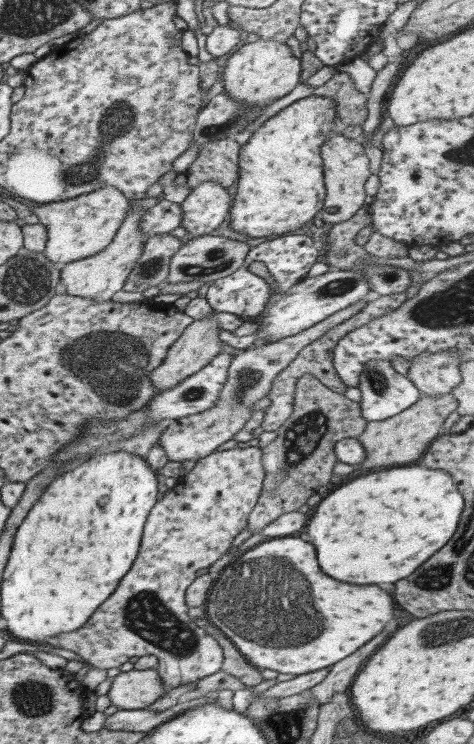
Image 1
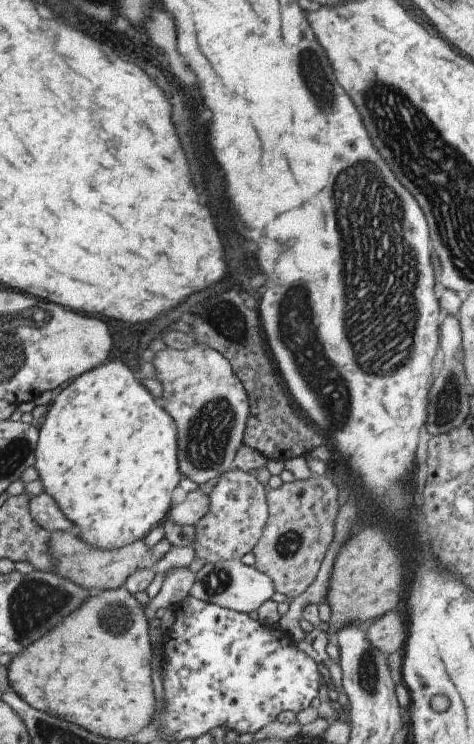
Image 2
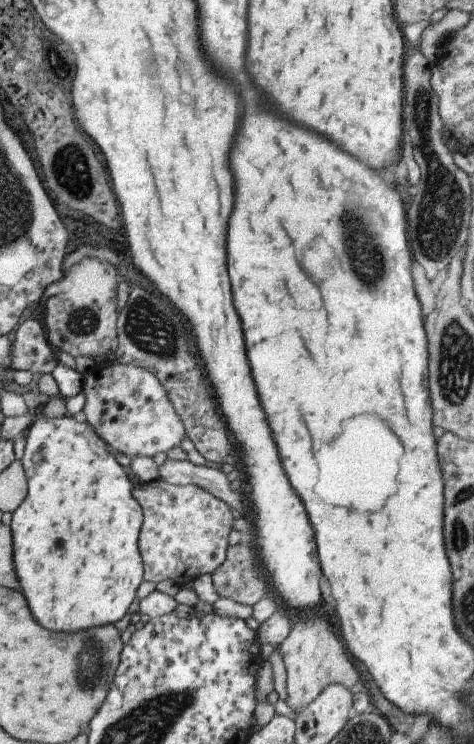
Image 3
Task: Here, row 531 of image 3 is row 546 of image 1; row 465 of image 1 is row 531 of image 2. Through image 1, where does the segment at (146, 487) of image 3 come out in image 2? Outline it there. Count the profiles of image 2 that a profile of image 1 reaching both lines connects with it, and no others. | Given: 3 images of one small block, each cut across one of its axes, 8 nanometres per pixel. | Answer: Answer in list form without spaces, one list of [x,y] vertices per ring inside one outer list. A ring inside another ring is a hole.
[[[236,468],[229,469],[218,477],[217,484],[208,494],[208,514],[194,526],[194,558],[207,563],[240,560],[244,554],[254,550],[262,538],[262,531],[269,517],[264,487],[256,476]]]

